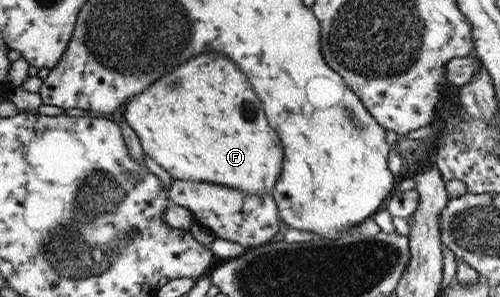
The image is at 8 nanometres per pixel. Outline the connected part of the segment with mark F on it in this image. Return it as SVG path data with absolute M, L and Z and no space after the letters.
M201 53L189 59L171 73L150 83L124 106L124 122L137 135L143 153L169 173L172 179L204 181L257 195L272 191L282 166L281 142L265 121L259 99L249 89L247 79L225 55Z

